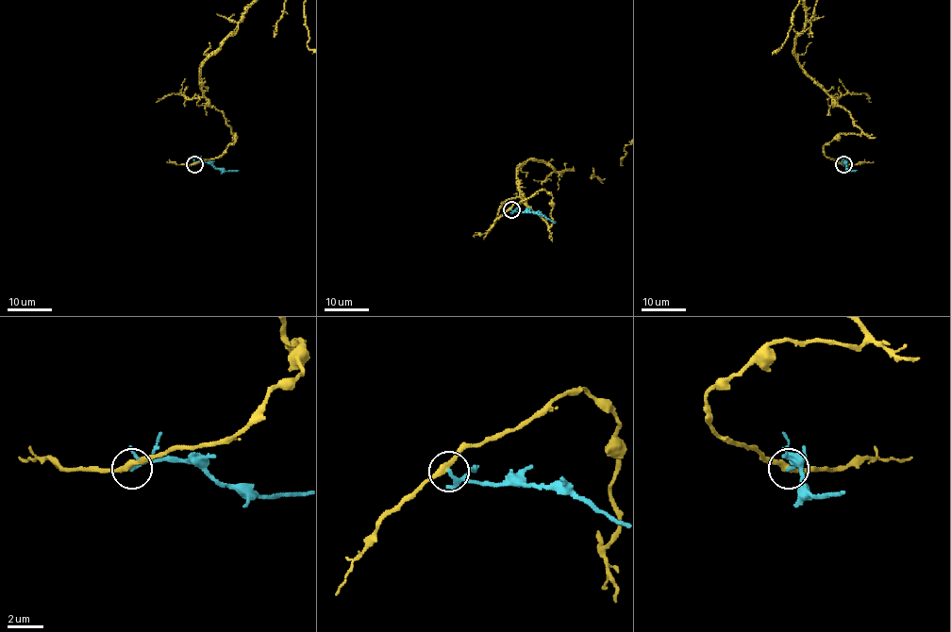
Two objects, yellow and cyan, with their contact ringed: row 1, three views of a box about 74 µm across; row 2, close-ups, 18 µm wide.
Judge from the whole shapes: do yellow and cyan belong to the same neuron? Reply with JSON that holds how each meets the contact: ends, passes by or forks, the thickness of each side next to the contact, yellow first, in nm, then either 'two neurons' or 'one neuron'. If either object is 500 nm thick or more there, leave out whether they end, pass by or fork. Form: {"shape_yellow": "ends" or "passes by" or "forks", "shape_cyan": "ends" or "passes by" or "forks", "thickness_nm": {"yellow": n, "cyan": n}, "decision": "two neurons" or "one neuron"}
{"shape_yellow": "passes by", "shape_cyan": "passes by", "thickness_nm": {"yellow": 320, "cyan": 150}, "decision": "two neurons"}

